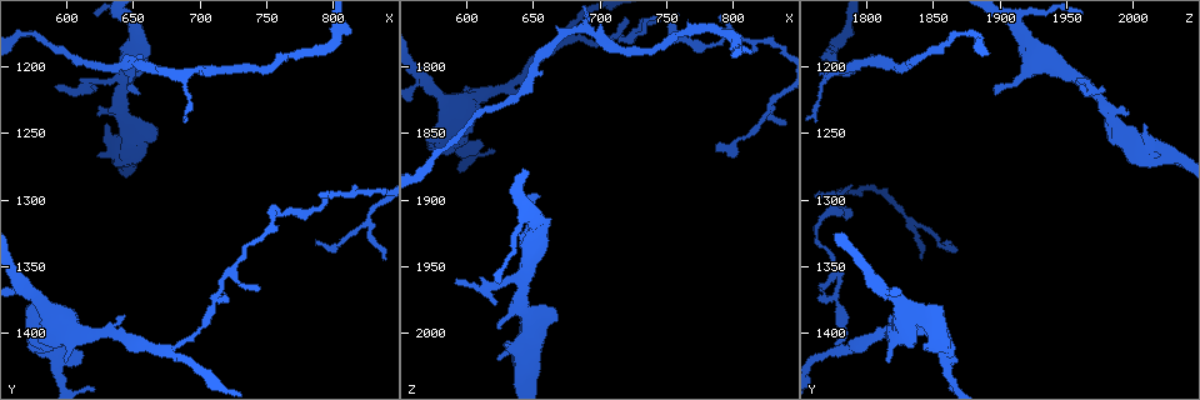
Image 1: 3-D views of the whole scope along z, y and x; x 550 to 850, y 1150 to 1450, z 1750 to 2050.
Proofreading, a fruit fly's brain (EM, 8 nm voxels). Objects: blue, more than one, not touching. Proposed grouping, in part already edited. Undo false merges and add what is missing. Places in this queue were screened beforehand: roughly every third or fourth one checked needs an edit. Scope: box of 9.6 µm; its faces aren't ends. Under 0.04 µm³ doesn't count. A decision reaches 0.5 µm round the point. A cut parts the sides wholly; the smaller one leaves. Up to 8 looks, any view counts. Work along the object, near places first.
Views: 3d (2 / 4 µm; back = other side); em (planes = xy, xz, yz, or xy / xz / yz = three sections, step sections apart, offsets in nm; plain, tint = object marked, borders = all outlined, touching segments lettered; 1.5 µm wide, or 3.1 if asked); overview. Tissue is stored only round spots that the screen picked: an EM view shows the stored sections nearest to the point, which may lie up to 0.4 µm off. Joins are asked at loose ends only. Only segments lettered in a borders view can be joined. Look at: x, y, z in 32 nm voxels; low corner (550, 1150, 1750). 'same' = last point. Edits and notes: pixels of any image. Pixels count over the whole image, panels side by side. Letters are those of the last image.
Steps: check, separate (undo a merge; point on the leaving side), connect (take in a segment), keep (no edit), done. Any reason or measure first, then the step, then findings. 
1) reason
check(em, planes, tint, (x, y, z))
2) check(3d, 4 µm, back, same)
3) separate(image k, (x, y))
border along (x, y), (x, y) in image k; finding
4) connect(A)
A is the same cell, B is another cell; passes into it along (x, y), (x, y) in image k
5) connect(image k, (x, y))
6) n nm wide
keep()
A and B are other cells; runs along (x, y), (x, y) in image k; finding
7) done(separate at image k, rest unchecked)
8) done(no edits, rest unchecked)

thin end
check(em, planes, borders, (656, 1222, 1898))

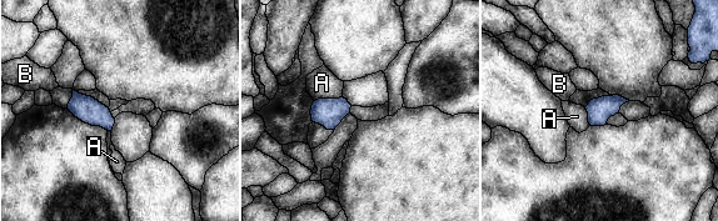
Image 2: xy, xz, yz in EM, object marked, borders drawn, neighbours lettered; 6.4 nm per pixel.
keep()
A and B are other cells; none of them fits

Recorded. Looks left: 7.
tapers out
check(em, xy, step 8, borders, (590, 1216, 1960))

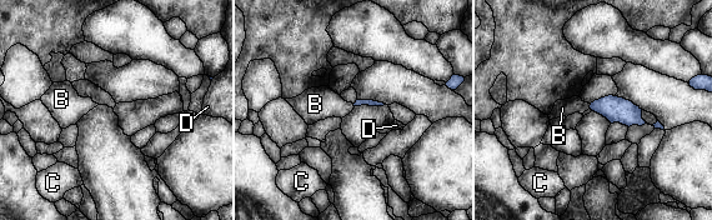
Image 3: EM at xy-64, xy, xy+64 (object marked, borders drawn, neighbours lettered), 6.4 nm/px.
another direction
check(em, planes, borders, same)

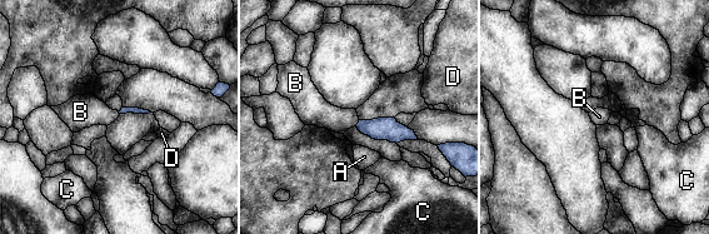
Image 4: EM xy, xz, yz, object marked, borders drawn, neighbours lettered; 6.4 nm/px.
connect(B)
B is the same cell, A, C and D are other cells; passes into it along (389, 129), (358, 123), (320, 113) in image 4; it goes on there

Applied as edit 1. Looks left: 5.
check(overview)

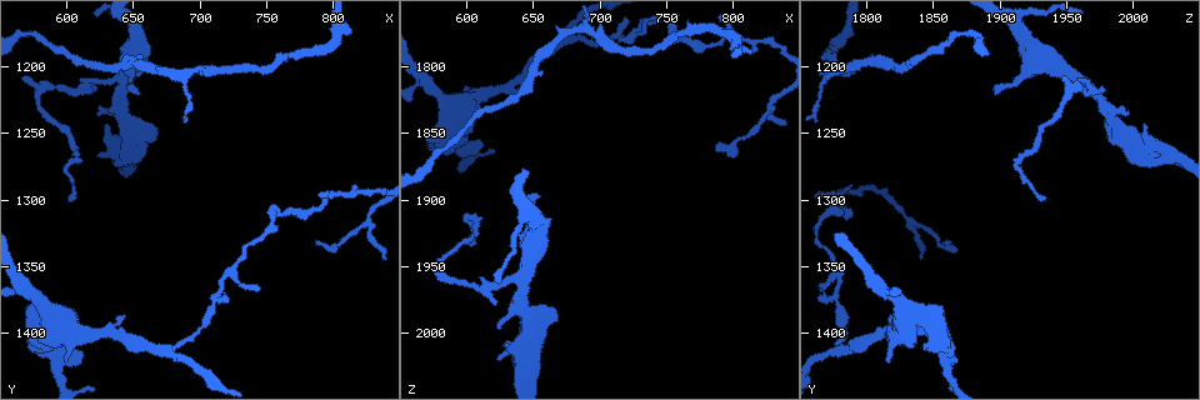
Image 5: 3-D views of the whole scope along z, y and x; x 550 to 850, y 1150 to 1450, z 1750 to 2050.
branch stops here
check(3d, 4 µm, (622, 1264, 2020))

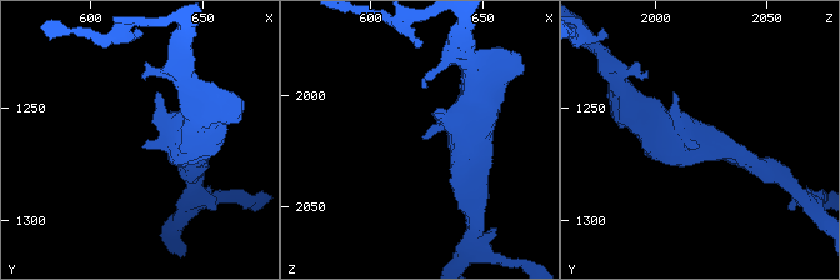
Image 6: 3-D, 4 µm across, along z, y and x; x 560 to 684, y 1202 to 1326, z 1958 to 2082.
check(em, planes, plain, (624, 1266, 2019))

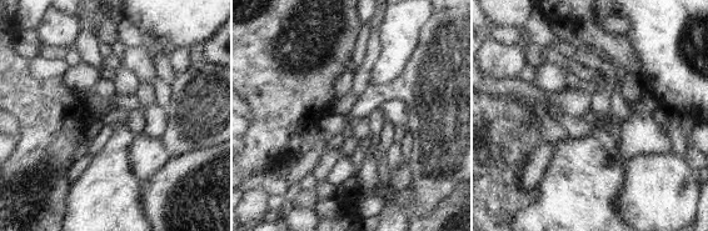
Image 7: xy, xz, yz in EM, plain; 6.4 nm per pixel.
see the neighbours
check(em, planes, borders, same)

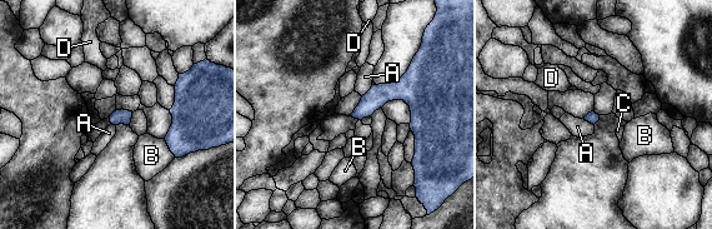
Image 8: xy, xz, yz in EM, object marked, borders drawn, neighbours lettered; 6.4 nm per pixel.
connect(C)
C is the same cell, A, B and D are other cells; passes into it along (120, 117), (110, 120), (95, 132) in image 8; the cell continues

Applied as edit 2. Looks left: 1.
done(connect at image 4, connect at image 8, rest unchecked)

